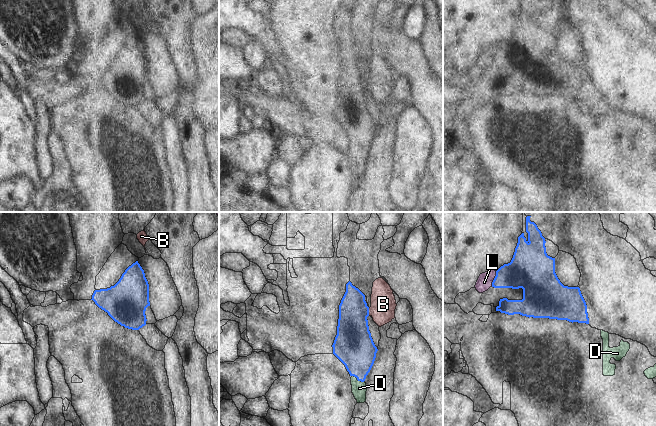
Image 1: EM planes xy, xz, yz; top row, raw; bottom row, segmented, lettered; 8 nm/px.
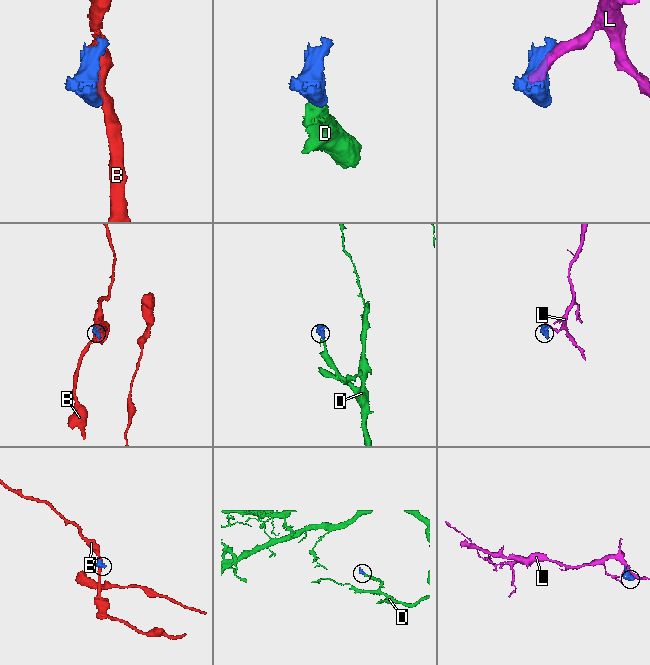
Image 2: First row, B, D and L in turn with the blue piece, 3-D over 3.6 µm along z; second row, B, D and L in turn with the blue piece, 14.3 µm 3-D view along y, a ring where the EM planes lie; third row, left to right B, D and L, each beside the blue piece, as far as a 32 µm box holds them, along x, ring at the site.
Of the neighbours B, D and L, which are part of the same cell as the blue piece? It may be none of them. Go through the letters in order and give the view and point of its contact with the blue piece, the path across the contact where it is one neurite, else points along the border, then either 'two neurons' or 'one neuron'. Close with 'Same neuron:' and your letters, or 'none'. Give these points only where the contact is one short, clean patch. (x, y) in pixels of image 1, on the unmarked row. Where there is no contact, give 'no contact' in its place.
B: contact xz (368, 88); two neurons
D: contact xz (358, 156); way xz (355, 125), (358, 132), (358, 156), (359, 164); one neuron
L: contact yz (494, 55); two neurons
Same neuron: D

